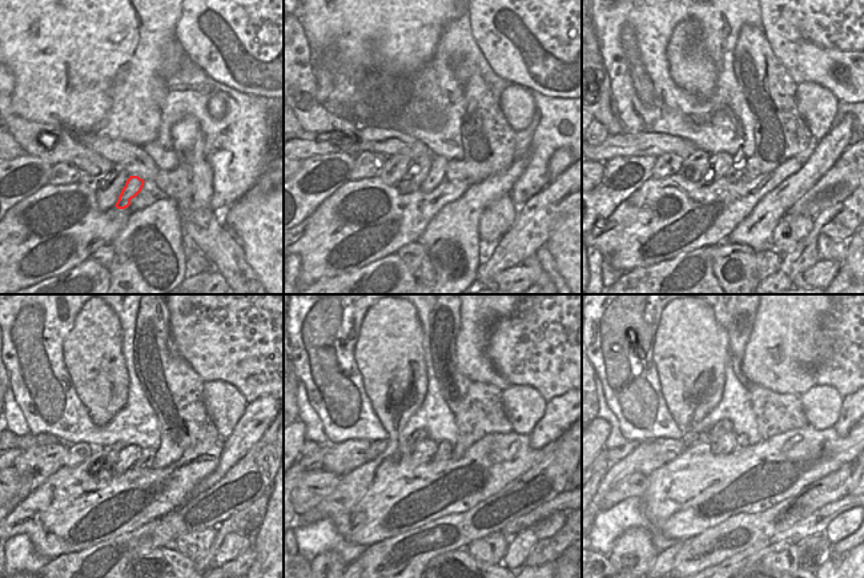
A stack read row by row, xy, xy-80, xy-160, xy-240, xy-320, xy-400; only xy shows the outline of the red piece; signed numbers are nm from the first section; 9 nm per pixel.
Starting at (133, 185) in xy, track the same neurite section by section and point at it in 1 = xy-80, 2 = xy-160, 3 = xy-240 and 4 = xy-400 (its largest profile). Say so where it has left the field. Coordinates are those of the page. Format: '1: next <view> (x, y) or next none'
1: next xy-80 (435, 176)
2: next xy-160 (736, 171)
3: next xy-240 (147, 456)
4: next xy-400 (742, 440)

